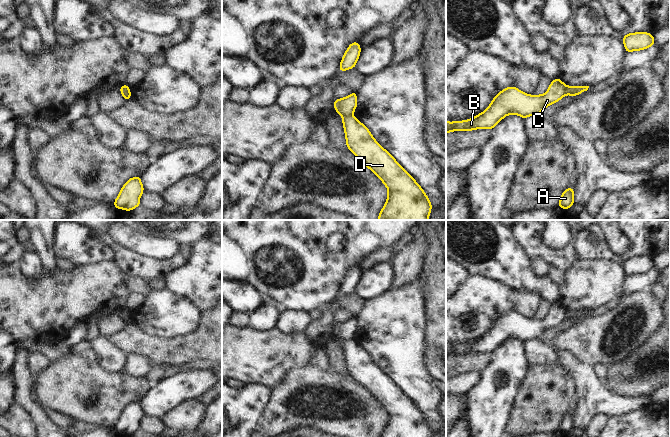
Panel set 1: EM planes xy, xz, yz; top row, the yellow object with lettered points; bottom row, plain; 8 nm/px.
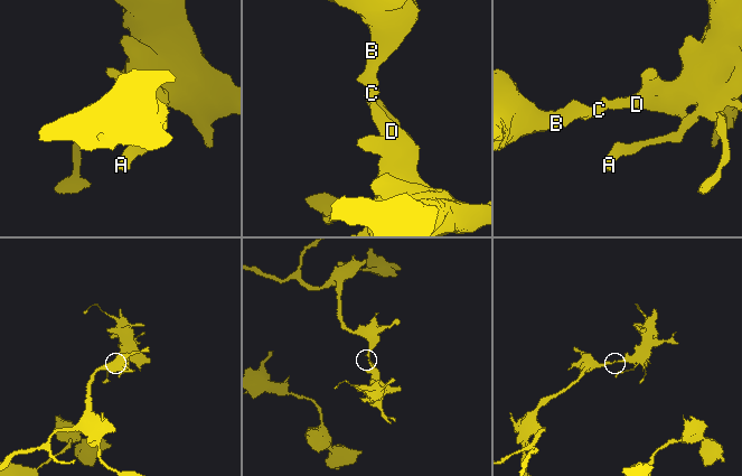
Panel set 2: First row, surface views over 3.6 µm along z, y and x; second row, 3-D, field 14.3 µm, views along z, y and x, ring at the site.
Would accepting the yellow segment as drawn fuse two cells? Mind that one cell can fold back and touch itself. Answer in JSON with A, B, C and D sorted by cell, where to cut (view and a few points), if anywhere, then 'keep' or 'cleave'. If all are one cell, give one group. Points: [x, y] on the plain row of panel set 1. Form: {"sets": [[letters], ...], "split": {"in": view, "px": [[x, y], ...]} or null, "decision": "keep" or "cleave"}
{"sets": [["A", "D"], ["B", "C"]], "split": {"in": "xz", "px": [[351, 338], [343, 341]]}, "decision": "cleave"}

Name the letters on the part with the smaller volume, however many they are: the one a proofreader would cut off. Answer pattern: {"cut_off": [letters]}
{"cut_off": ["A", "D"]}

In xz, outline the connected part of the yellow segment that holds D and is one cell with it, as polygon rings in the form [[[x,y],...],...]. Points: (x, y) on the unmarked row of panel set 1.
[[[353,339],[344,340],[342,347],[348,373],[365,388],[366,392],[371,393],[388,413],[386,428],[380,437],[430,437],[432,428],[424,414],[393,380],[374,363],[368,352]]]

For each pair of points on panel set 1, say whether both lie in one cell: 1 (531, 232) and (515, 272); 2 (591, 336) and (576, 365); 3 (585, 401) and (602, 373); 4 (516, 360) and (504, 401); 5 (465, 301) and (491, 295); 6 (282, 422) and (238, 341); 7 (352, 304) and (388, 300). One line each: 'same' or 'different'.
1: different
2: different
3: different
4: same
5: same
6: different
7: different

